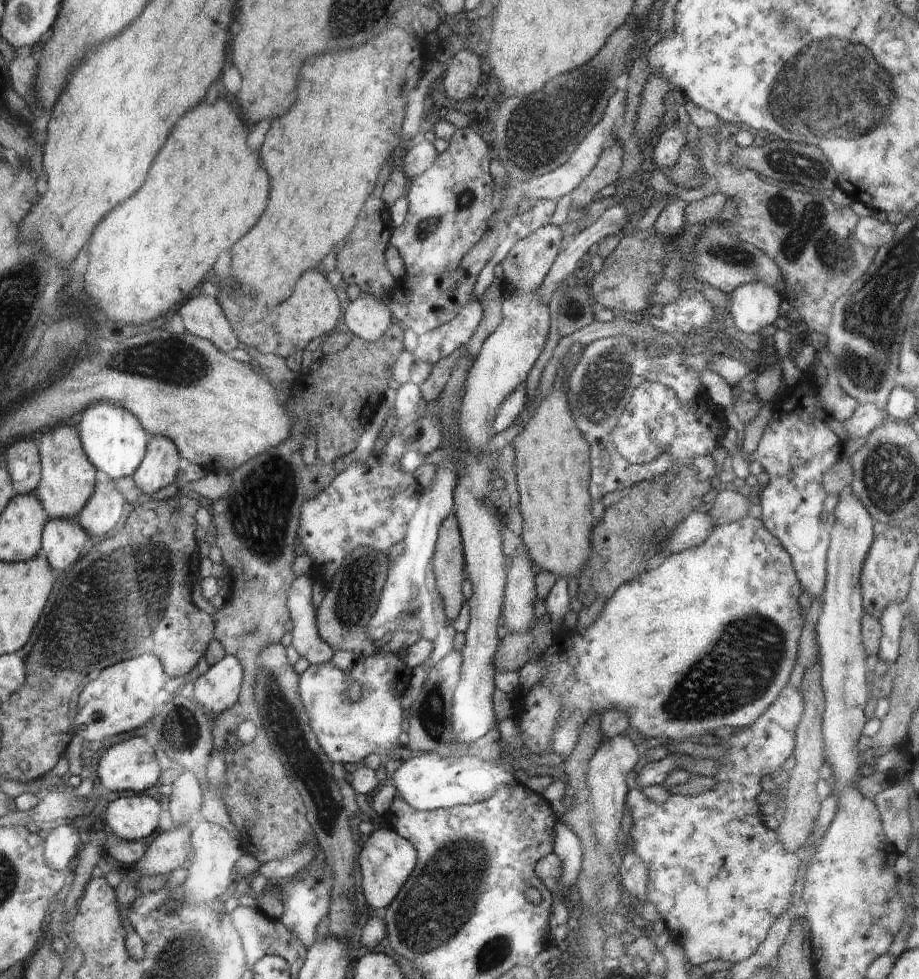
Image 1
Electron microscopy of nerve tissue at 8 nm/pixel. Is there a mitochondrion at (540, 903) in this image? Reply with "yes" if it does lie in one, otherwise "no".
no

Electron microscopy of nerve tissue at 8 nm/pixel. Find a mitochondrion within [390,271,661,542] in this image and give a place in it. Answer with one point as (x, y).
(608, 378)

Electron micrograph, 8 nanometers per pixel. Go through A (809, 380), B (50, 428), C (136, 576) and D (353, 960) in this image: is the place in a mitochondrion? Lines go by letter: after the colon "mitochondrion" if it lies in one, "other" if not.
A: other
B: other
C: mitochondrion
D: other

